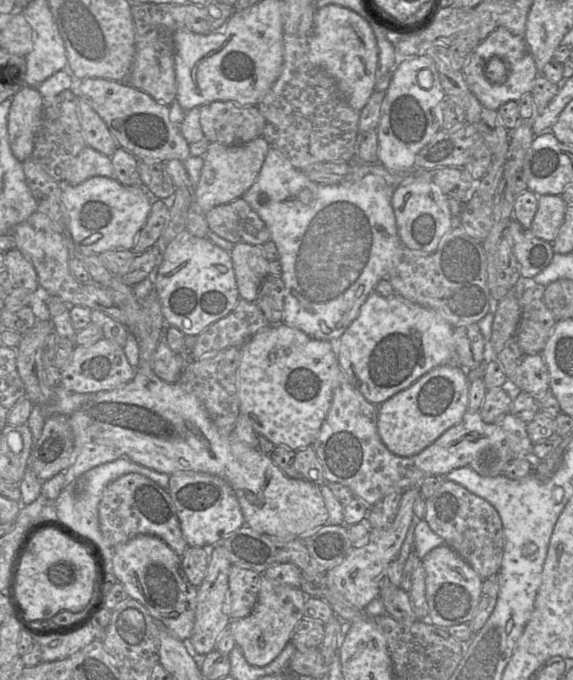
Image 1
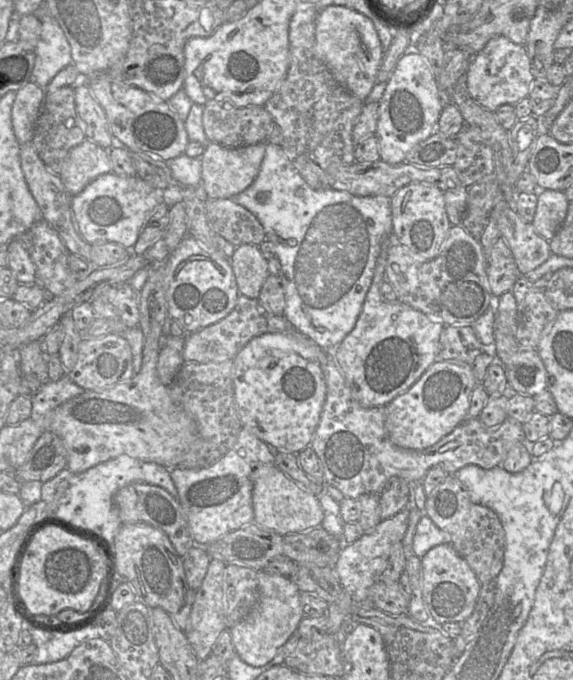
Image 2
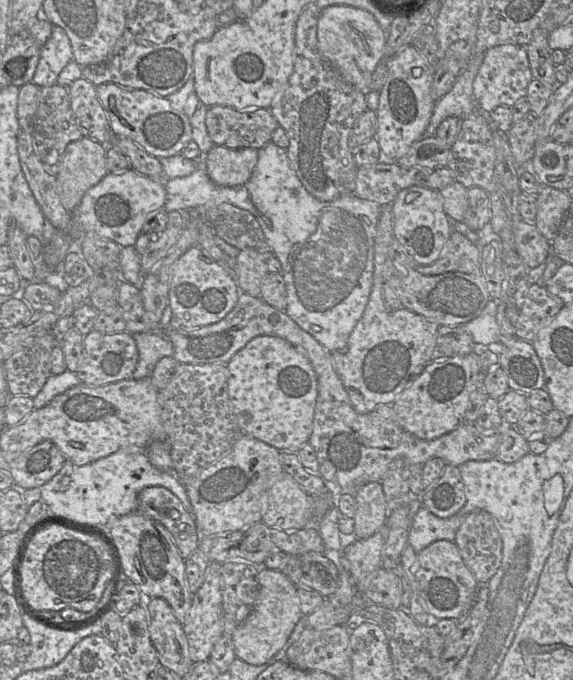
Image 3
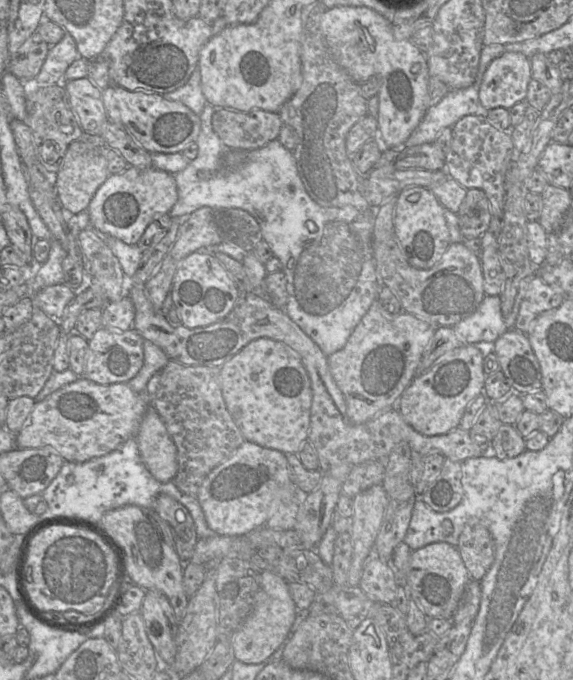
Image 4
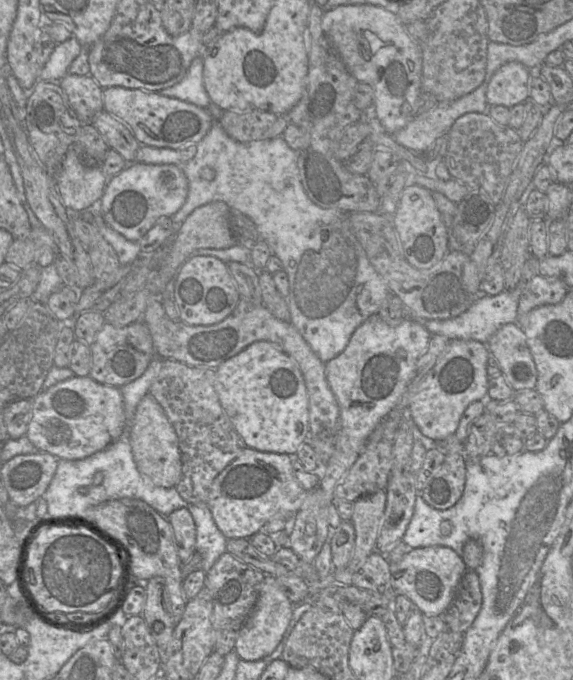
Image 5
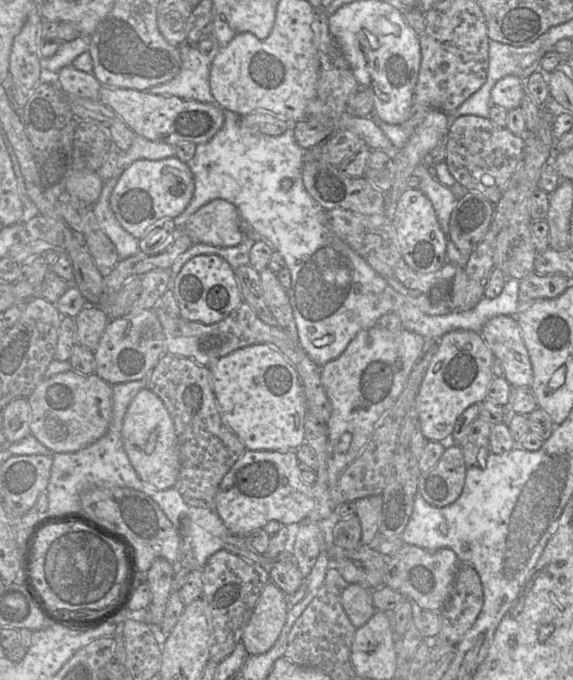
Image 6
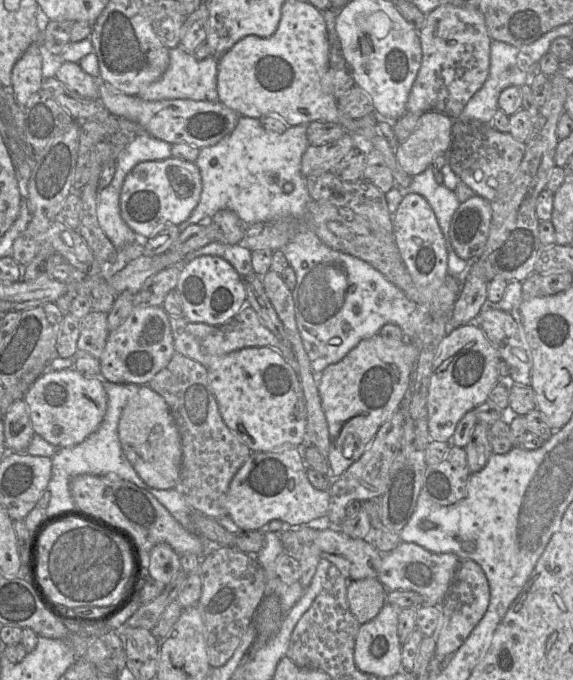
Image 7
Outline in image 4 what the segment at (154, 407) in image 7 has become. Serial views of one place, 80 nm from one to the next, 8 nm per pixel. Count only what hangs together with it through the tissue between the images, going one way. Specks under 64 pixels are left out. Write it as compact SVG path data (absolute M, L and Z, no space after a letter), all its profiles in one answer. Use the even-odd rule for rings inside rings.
M149 407L135 435L140 458L159 482L172 481L177 473L177 450L166 426L153 407Z

